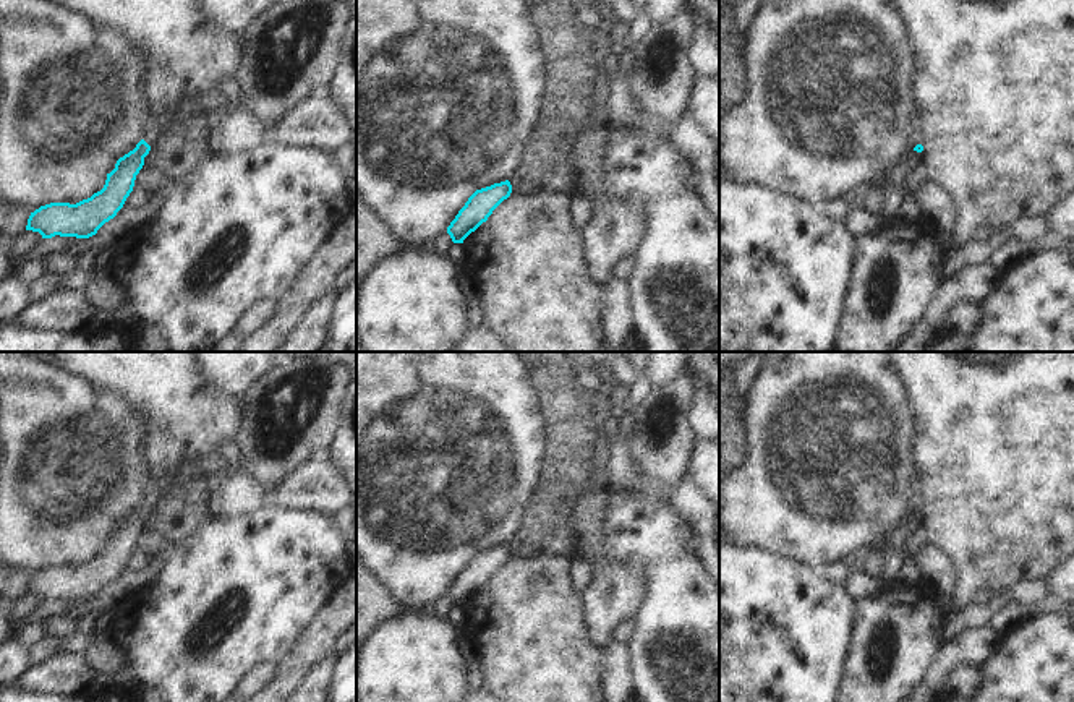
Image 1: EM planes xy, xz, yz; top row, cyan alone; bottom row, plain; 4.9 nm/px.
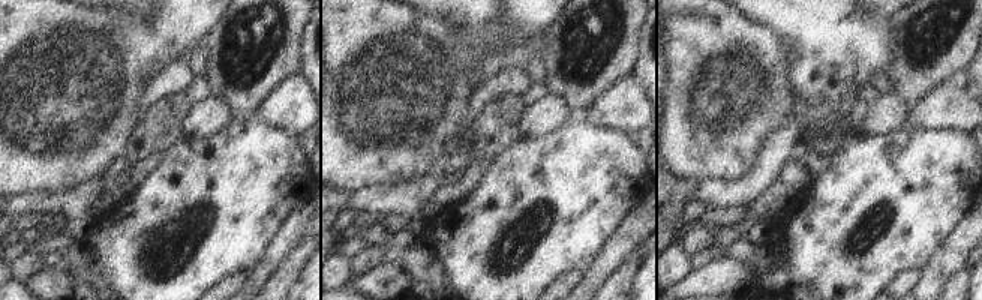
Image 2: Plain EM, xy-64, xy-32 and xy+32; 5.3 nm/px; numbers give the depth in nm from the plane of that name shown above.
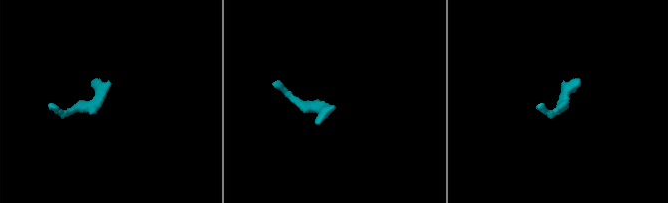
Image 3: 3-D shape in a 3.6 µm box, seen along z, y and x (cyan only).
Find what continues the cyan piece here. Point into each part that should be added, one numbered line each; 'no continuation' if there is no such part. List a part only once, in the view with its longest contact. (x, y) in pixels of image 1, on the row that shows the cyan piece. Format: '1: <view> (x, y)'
1: xy (208, 101)

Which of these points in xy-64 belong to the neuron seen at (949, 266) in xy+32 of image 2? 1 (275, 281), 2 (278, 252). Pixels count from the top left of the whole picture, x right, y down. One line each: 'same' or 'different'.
1: different
2: same

